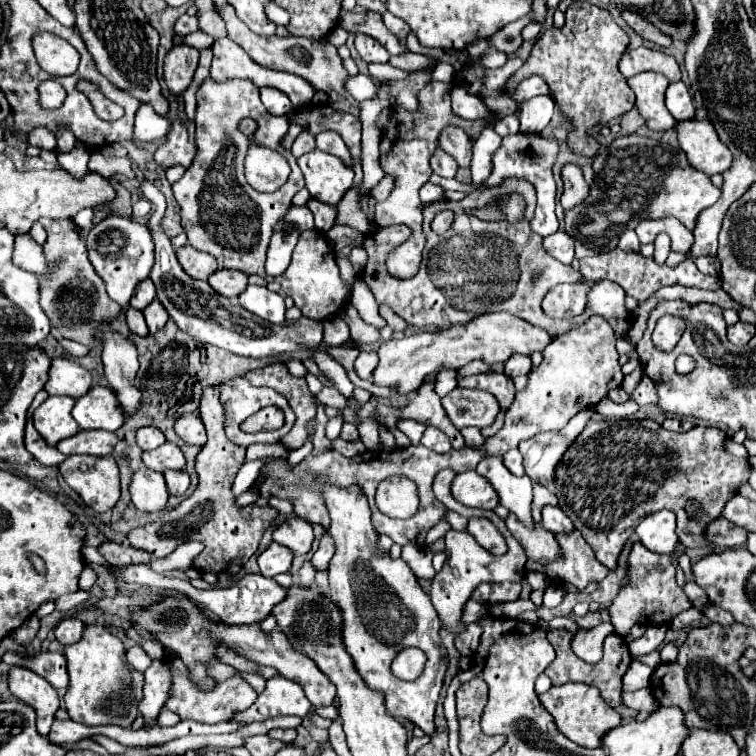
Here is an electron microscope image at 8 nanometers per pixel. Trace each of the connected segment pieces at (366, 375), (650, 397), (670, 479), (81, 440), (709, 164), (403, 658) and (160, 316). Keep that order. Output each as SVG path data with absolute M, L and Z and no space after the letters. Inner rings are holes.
M361 352L354 363L356 374L361 379L372 380L372 371L378 364L377 353Z
M642 373L640 383L638 383L638 385L636 385L636 389L630 393L630 401L638 403L640 407L642 407L642 405L650 405L650 403L656 403L656 401L658 401L656 385L654 385L654 381L652 381L646 373Z
M640 419L640 421L588 421L584 431L578 439L568 447L562 463L558 465L558 479L554 481L552 489L560 497L558 505L562 511L572 519L574 527L582 533L586 543L596 553L596 559L606 565L610 571L618 565L618 555L624 543L632 537L634 527L650 513L658 509L670 509L676 513L678 519L678 537L680 543L688 549L692 547L706 547L704 529L710 521L714 521L724 505L726 499L734 497L750 479L750 465L746 459L732 457L724 449L726 433L718 427L694 427L688 433L674 433L666 431L654 419ZM696 501L704 505L704 523L700 519L688 515L684 503Z
M78 431L76 435L62 439L56 447L64 455L86 453L86 455L106 457L112 453L114 445L116 445L116 435L112 431Z
M708 119L680 121L676 125L676 131L678 143L686 153L692 169L714 175L724 173L732 165L732 155L728 147L718 139L718 133Z
M406 647L398 651L398 655L392 661L392 673L402 681L414 681L422 675L426 667L426 653L418 647Z
M154 299L154 303L150 303L142 313L144 313L144 317L146 317L146 323L148 323L150 333L162 329L162 327L166 325L166 321L168 321L166 309L162 307L162 303L160 303L158 299Z

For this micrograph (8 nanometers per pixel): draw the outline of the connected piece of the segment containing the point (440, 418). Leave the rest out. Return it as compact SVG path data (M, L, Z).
M424 381L418 387L416 397L406 407L396 409L396 413L402 419L414 419L414 421L424 423L424 425L434 425L434 427L442 429L450 437L454 449L462 449L464 447L464 437L450 423L450 419L446 419L446 413L442 411L442 403L440 403L440 397L434 391L434 383L432 381Z

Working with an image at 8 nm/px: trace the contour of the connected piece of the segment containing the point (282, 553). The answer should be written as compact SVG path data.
M270 543L270 547L258 555L260 573L264 577L276 577L280 573L286 573L292 567L292 559L294 559L294 553L288 547Z

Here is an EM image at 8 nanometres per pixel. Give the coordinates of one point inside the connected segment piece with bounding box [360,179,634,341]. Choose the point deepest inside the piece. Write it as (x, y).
(477, 267)

